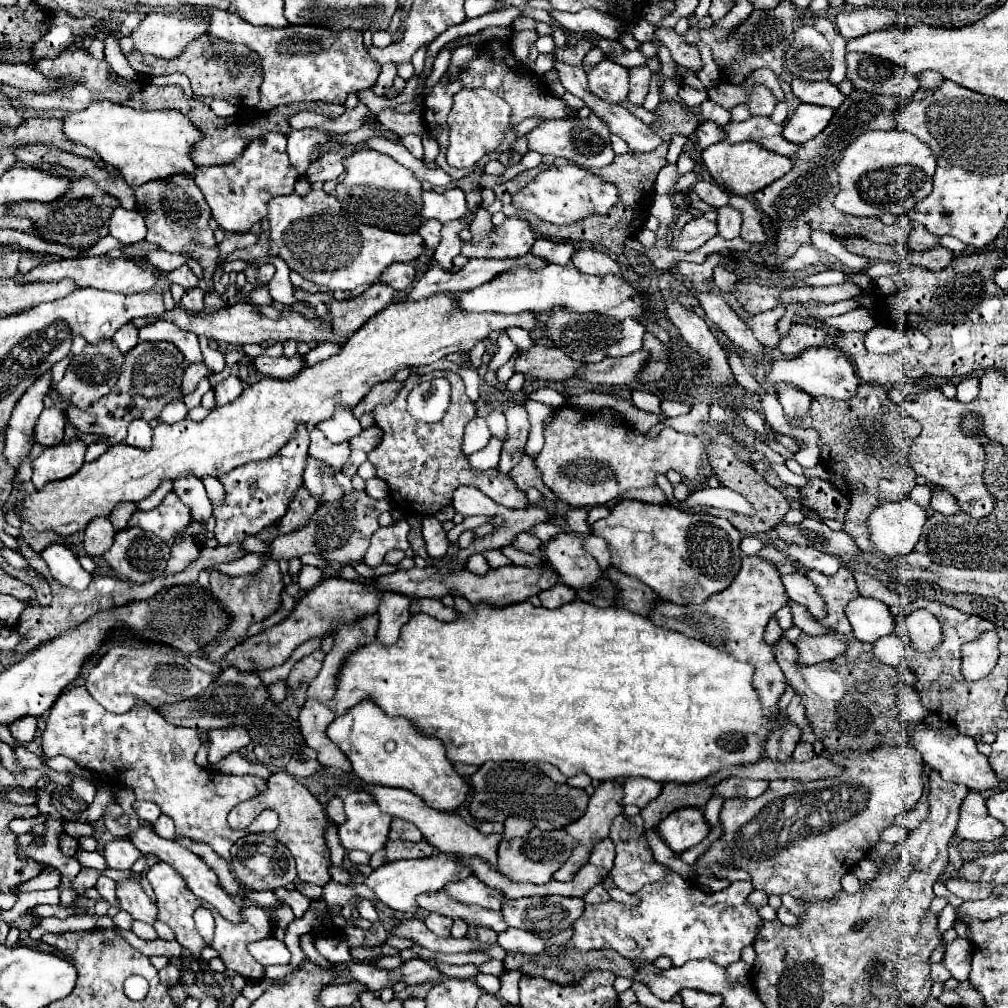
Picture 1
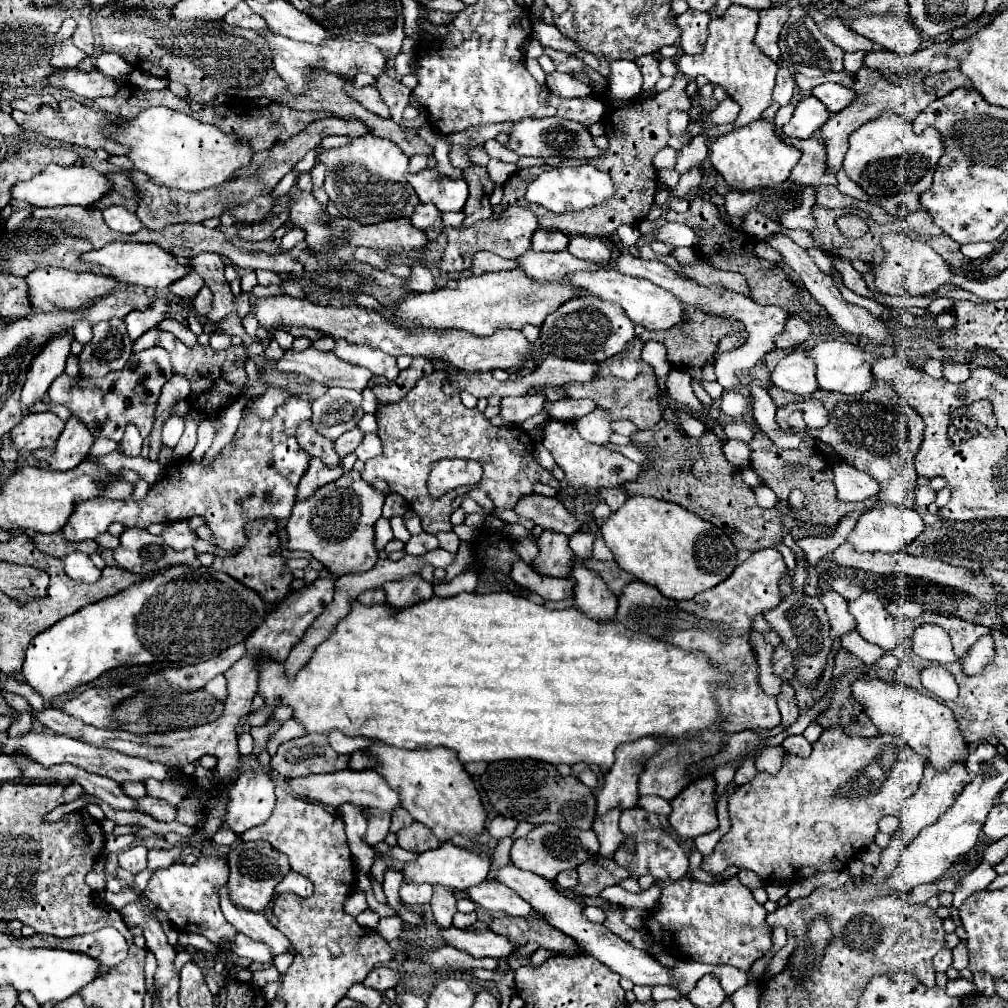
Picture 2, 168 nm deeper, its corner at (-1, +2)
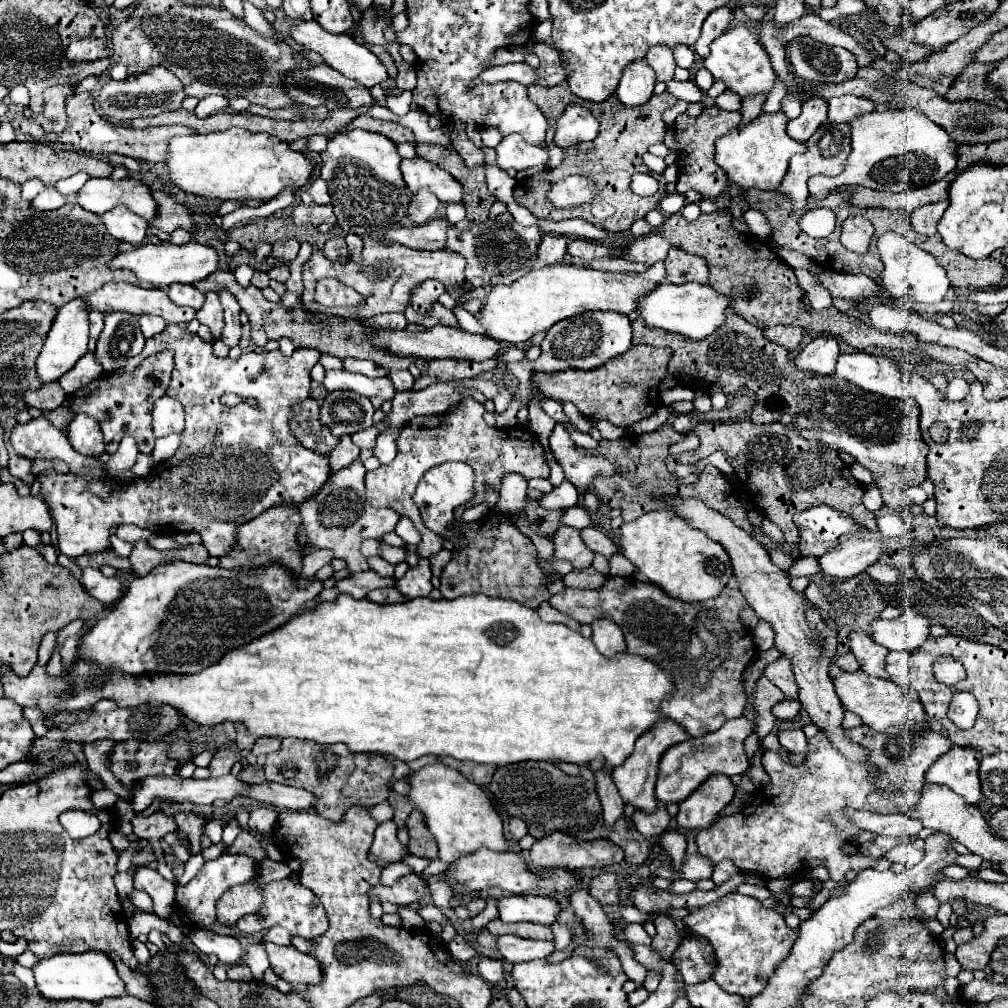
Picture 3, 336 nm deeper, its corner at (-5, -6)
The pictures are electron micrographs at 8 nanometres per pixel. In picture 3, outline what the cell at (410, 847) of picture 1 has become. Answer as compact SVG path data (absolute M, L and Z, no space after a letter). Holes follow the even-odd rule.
M414 809L408 819L406 819L406 827L410 831L410 843L408 843L408 851L412 855L418 857L428 857L428 859L436 859L438 857L438 847L436 841L432 837L432 833L428 831L428 827L424 825L424 817L418 809Z

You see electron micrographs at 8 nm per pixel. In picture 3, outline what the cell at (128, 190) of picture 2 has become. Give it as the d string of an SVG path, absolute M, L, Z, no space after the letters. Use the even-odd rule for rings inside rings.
M154 191L154 199L160 207L160 215L156 215L156 223L150 223L152 227L166 231L166 233L172 233L178 227L182 227L188 233L192 233L196 229L196 223L192 221L192 215L184 205L176 203L164 191Z

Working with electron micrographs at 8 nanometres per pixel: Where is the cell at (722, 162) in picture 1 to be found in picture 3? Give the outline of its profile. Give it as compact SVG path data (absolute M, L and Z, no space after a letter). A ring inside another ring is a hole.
M760 113L748 125L732 129L730 133L716 139L714 161L728 173L728 179L742 189L768 189L776 191L788 171L788 161L796 153L806 151L806 143L794 141L786 133L788 117L780 113Z

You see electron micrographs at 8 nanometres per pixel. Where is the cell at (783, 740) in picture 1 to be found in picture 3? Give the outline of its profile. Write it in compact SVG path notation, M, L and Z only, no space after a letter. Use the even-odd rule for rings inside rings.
M782 655L776 661L772 661L770 665L766 665L764 667L764 677L768 677L778 689L782 689L788 699L798 699L798 685L794 681L792 659L790 657Z

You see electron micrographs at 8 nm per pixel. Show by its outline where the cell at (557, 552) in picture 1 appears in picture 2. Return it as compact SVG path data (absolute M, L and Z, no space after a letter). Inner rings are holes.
M574 555L574 567L572 567L572 579L576 579L574 587L574 601L580 611L584 611L588 617L594 617L598 621L608 621L616 617L618 599L608 589L606 581L592 569L584 565L584 559Z

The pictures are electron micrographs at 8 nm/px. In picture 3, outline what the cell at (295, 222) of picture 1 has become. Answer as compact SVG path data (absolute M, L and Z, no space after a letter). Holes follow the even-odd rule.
M432 219L424 225L394 229L386 235L386 241L398 241L398 243L412 247L412 249L436 251L436 249L446 247L446 231L450 227L452 225L446 219Z

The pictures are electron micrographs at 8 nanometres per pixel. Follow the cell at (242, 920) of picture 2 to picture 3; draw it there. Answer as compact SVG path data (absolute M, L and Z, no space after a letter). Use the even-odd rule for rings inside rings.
M266 943L266 951L270 957L272 971L286 979L292 985L318 985L322 983L320 963L308 955L298 951L296 947L278 947L274 943Z

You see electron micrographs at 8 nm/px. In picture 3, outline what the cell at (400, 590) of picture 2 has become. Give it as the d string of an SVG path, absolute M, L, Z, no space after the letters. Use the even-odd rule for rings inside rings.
M420 559L416 567L410 567L406 571L406 575L402 579L396 581L396 587L404 593L404 597L408 599L416 599L416 597L428 597L428 593L432 591L432 569L430 569L430 561L428 559Z

